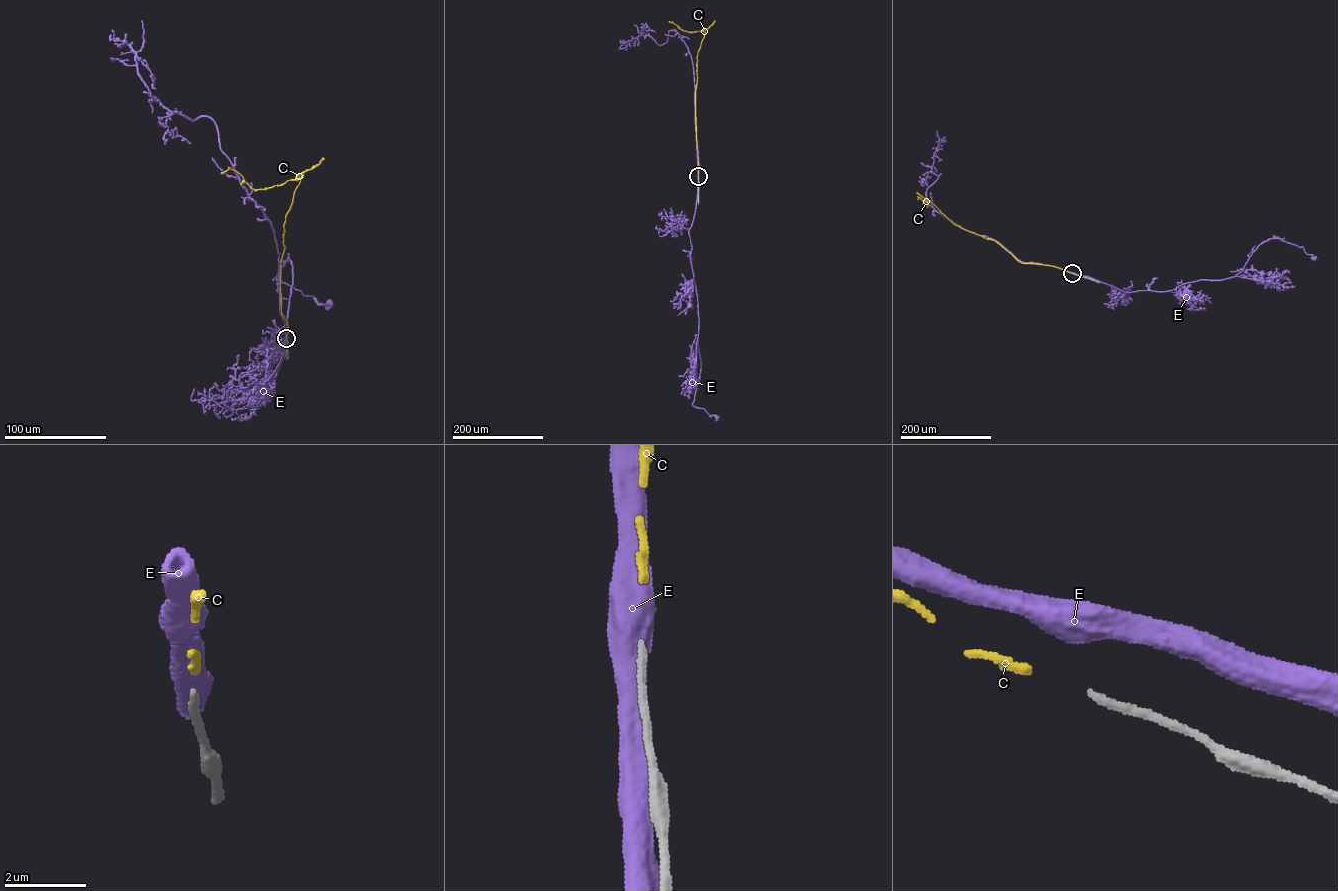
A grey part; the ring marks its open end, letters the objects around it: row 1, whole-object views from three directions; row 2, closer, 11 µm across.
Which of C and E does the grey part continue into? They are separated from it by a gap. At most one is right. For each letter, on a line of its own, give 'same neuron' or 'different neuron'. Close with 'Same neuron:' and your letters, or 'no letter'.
C: same neuron
E: different neuron
Same neuron: C

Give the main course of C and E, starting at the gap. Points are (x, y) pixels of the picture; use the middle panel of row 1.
C: (698, 175), (697, 56), (705, 32), (684, 31), (669, 21)
E: (698, 176), (695, 211), (688, 230), (701, 361), (692, 405), (717, 418)

